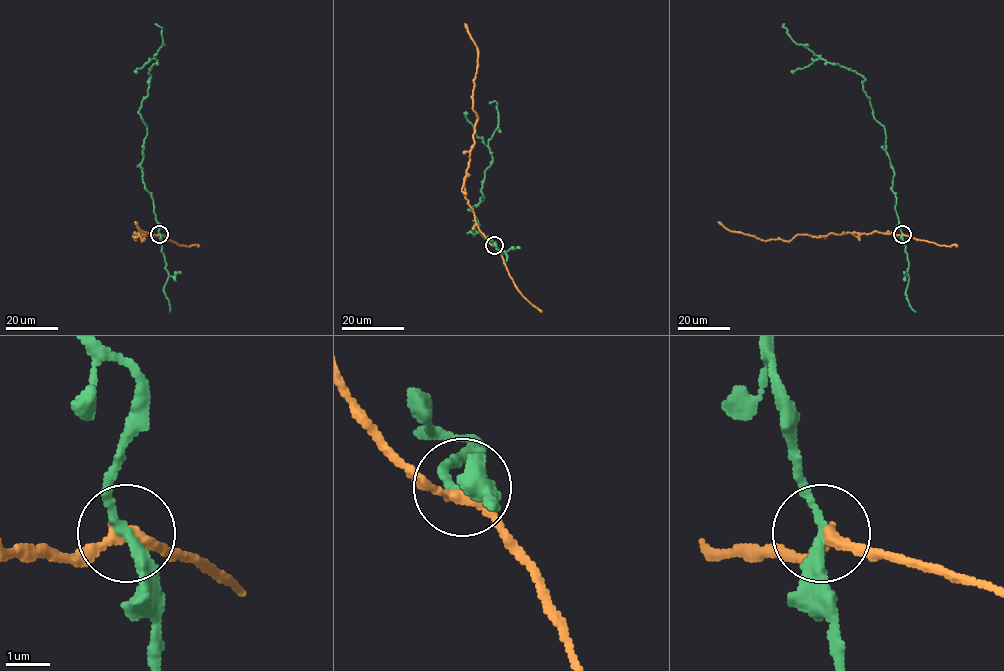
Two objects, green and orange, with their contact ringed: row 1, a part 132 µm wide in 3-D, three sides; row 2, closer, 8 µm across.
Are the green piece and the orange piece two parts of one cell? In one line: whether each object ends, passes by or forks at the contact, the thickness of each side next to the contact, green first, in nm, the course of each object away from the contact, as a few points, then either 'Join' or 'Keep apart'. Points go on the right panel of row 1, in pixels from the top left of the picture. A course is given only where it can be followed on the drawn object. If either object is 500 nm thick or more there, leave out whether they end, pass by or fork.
At the ring green passes by. At the ring orange passes by. Thickness 240 nm (green) against 280 nm. Course of green: (902, 234), (885, 129), (874, 118), (864, 78), (797, 44), (784, 24). Course of orange: (902, 234), (829, 233), (818, 238), (797, 234), (788, 241), (763, 240), (726, 228), (718, 221). Keep apart

